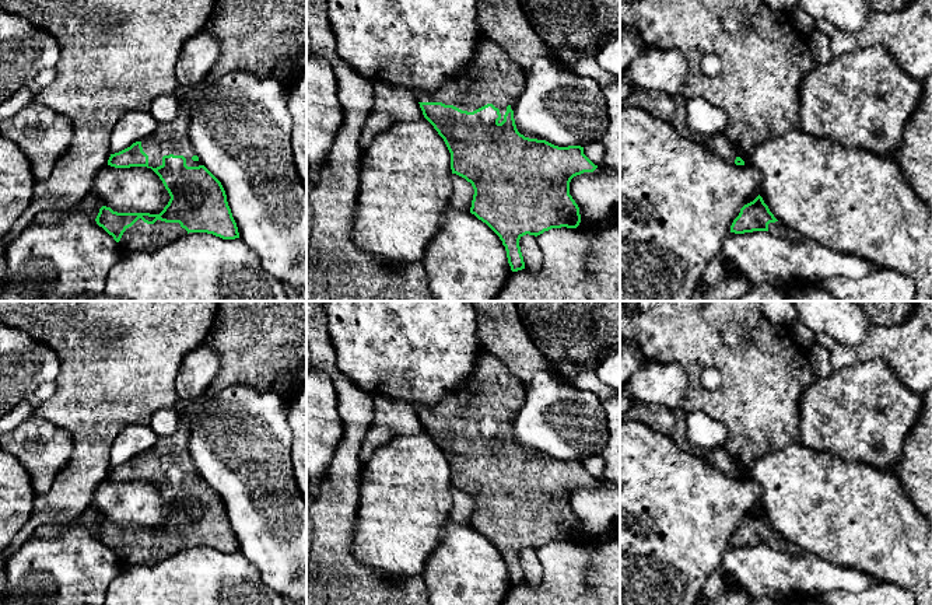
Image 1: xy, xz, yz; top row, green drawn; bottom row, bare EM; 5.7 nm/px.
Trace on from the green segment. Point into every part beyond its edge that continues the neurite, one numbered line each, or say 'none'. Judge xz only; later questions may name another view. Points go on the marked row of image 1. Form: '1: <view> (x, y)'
1: xz (497, 79)

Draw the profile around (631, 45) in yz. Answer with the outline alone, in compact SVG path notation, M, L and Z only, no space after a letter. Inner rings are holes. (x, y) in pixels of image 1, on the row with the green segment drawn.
M620 22L620 81L624 71L645 48L638 29Z

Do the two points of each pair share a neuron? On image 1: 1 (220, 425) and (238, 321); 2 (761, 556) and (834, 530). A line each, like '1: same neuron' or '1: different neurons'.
1: different neurons
2: different neurons

